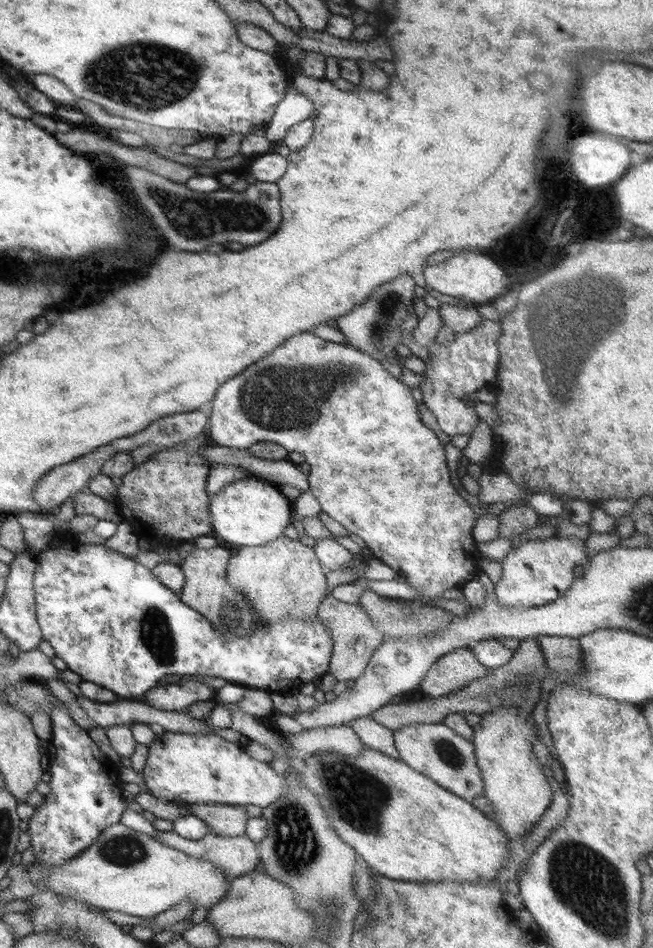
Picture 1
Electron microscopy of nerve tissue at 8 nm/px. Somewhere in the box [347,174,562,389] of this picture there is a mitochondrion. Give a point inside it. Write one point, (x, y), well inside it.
(379, 329)

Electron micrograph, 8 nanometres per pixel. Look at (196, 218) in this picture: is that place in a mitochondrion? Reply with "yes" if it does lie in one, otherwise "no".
yes

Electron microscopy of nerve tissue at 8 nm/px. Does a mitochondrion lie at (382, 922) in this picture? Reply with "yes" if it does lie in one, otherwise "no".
no

